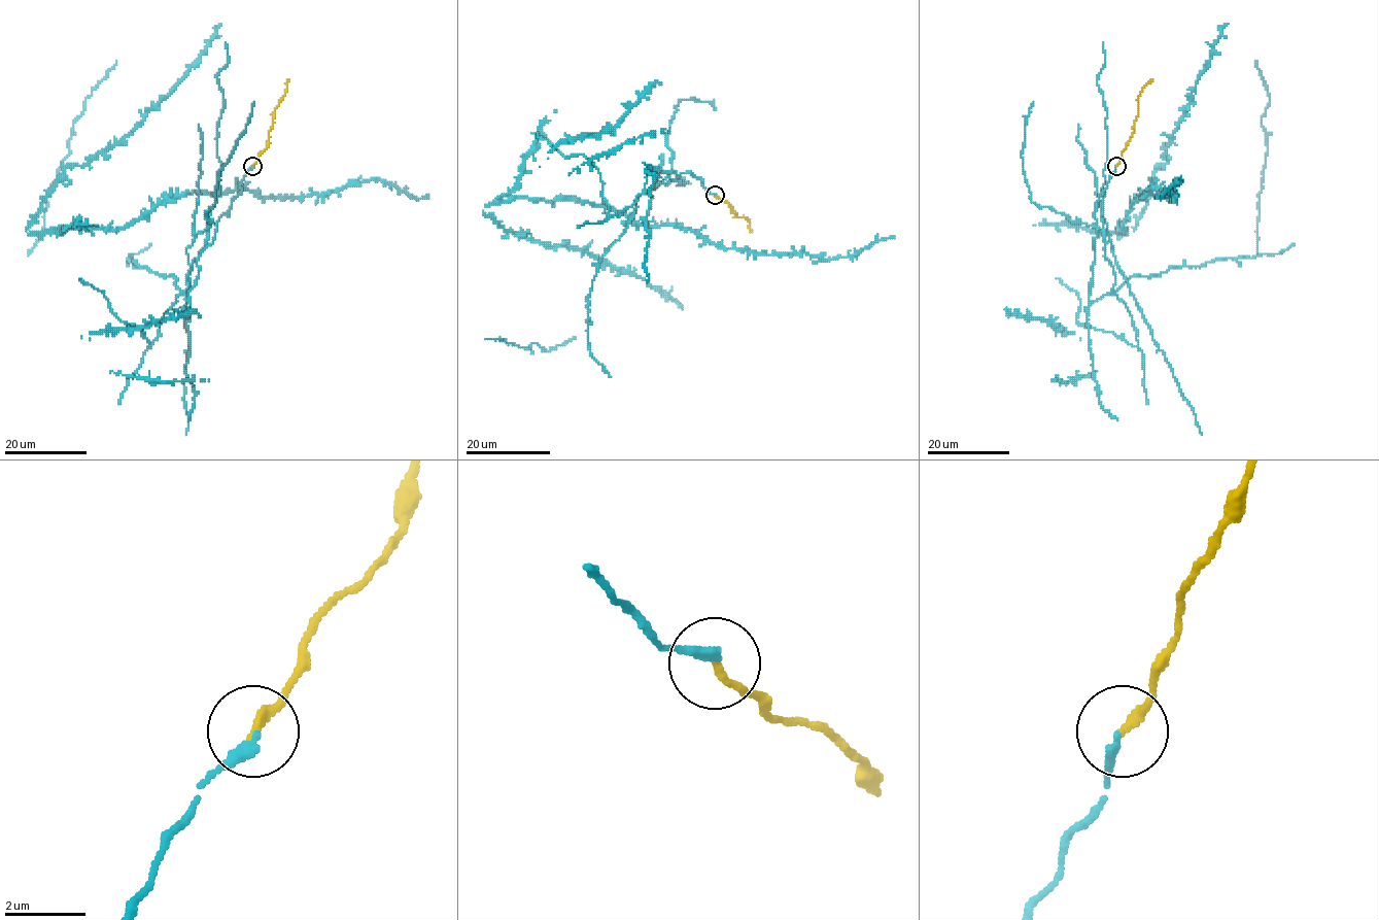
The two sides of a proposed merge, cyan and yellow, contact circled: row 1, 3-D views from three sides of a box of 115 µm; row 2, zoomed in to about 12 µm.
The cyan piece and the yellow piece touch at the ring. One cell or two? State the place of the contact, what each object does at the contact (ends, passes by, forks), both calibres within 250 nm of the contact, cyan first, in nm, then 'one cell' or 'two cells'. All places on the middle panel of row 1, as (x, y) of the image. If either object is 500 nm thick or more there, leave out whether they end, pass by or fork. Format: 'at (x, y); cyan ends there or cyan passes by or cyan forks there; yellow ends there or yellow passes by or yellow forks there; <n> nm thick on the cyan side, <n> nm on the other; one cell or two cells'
at (715, 195); cyan ends there; yellow ends there; 240 nm thick on the cyan side, 220 nm on the other; one cell

